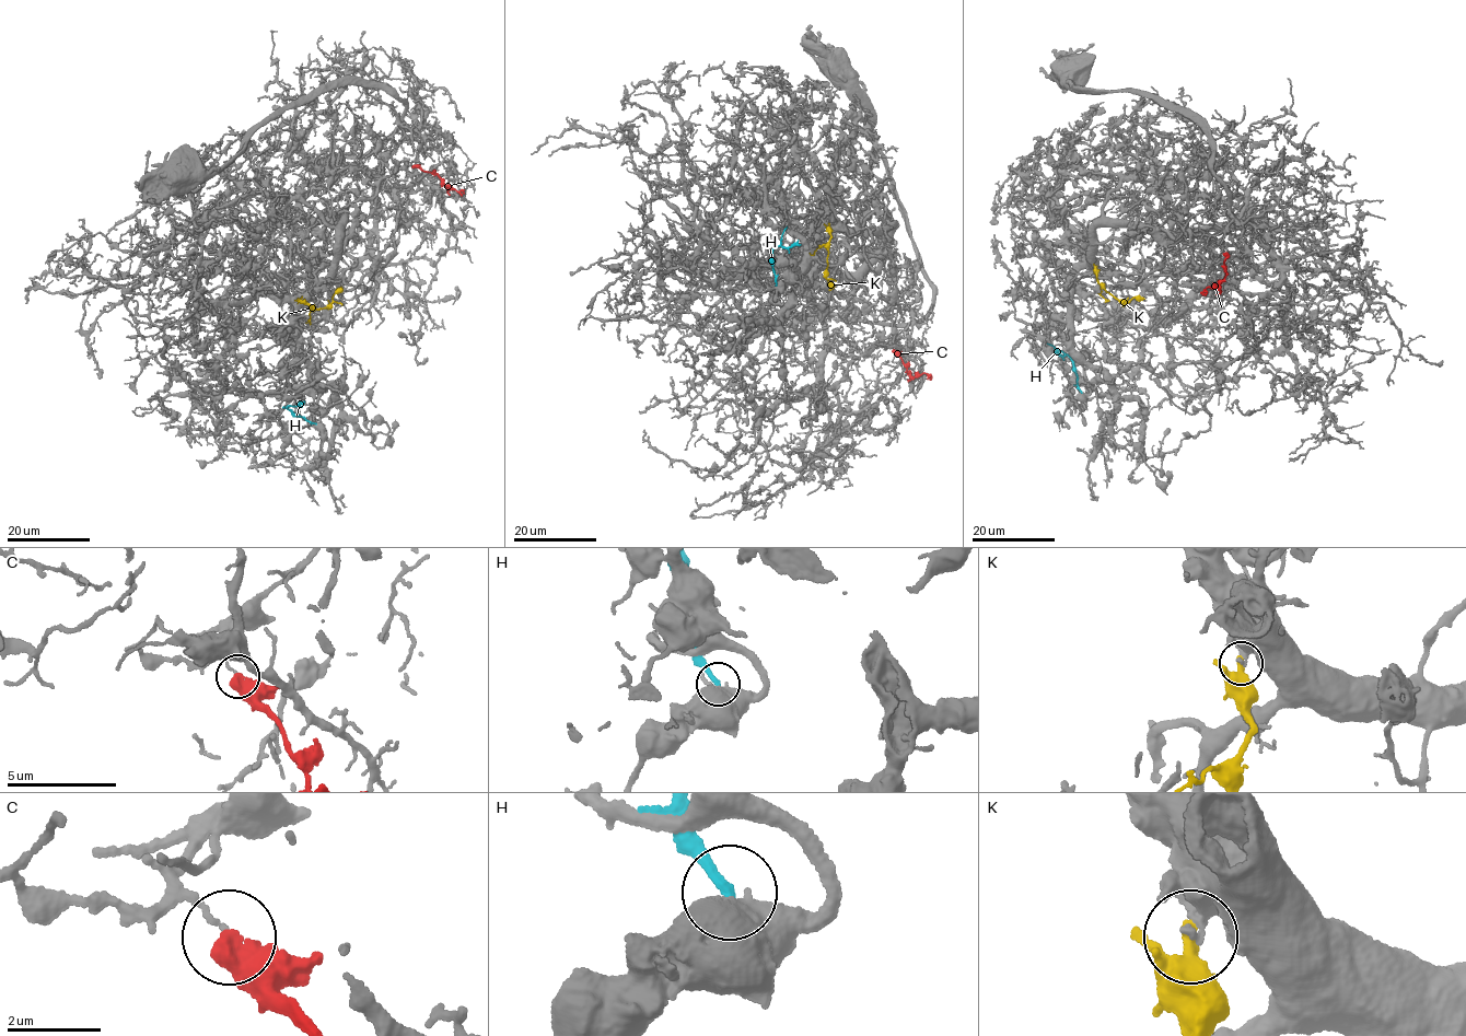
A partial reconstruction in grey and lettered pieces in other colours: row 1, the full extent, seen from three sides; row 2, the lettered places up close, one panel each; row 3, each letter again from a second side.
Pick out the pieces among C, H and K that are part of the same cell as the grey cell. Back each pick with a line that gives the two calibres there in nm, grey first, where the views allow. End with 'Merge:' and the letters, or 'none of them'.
Merge: none of them

